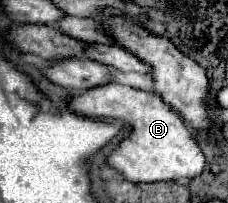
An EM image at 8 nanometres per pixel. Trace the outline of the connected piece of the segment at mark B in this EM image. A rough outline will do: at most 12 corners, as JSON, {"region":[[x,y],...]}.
{"region":[[110,83],[72,111],[132,125],[108,165],[138,183],[198,177],[194,135],[160,95]]}

